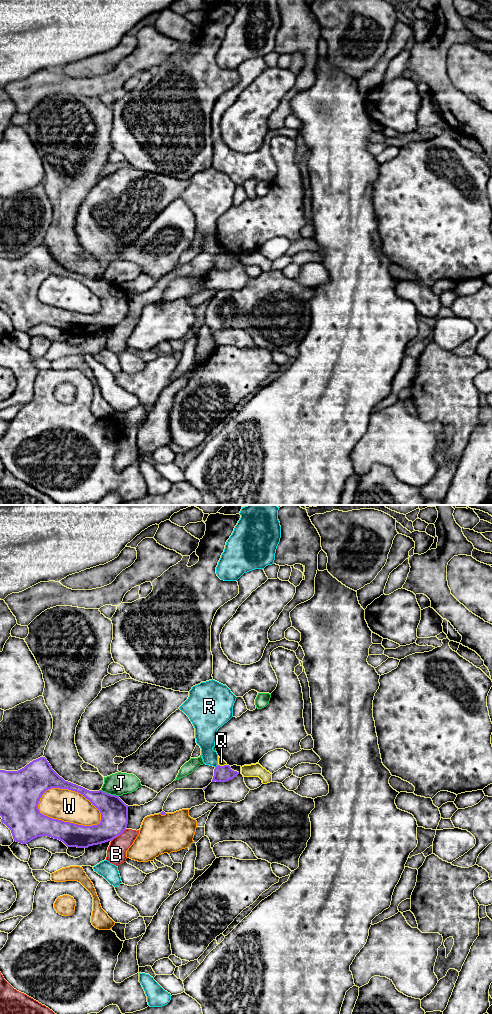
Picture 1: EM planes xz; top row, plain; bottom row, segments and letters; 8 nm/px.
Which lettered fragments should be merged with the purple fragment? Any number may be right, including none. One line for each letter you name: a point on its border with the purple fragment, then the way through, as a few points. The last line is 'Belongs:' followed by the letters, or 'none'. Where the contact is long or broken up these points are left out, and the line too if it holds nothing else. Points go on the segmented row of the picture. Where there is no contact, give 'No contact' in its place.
Belongs: none

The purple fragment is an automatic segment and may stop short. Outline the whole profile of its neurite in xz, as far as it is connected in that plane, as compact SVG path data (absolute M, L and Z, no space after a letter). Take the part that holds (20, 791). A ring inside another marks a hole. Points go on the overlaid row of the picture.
M40 757L27 764L18 771L0 770L0 816L1 822L10 830L14 841L27 844L31 840L47 836L62 841L67 847L88 848L89 846L102 844L120 836L127 828L128 824L128 805L126 805L119 796L111 795L102 790L89 791L81 786L65 781L51 767L45 757ZM51 788L68 789L83 795L94 805L101 813L101 821L97 825L83 826L62 820L53 819L40 813L38 804L42 795Z

